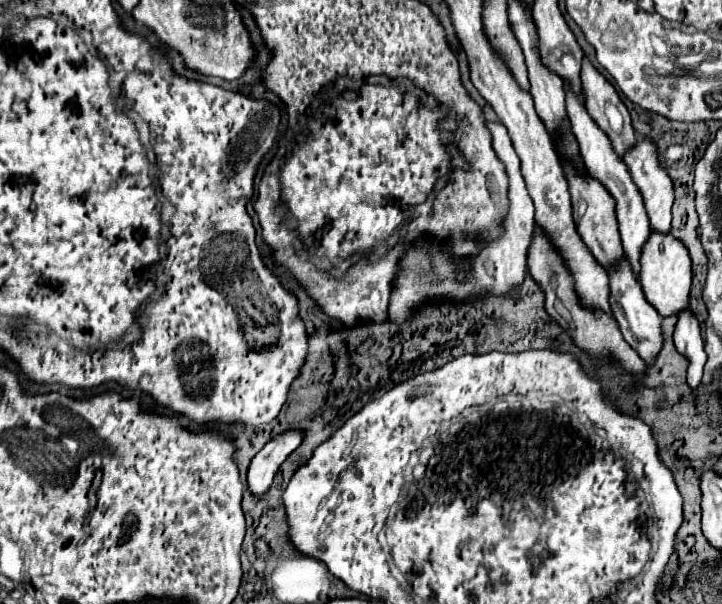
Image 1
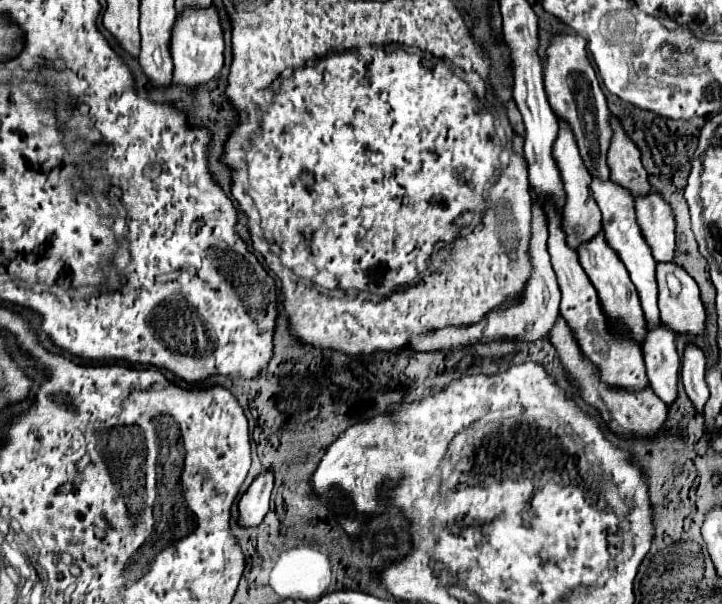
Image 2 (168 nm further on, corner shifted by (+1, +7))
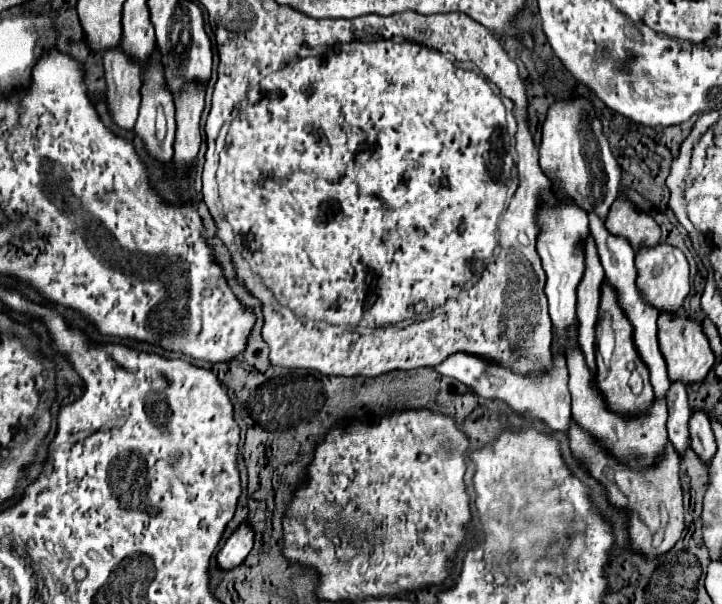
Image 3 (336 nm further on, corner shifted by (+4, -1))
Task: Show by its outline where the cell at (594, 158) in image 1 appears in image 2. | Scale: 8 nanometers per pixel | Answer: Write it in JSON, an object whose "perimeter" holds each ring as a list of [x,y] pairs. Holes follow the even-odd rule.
{"perimeter":[[[598,178],[592,180],[592,194],[594,200],[602,212],[602,228],[604,228],[604,240],[608,240],[608,246],[618,254],[618,258],[624,262],[624,266],[630,272],[630,278],[638,290],[644,318],[648,320],[650,328],[660,326],[660,312],[658,312],[658,284],[656,284],[656,260],[652,258],[648,244],[640,232],[640,226],[636,224],[636,212],[634,212],[634,198],[628,194],[628,190],[618,188],[614,182],[600,182]]]}

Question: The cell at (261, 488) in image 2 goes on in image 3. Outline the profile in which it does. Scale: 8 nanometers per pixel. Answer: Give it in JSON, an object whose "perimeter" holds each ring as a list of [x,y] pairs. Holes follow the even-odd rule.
{"perimeter":[[[243,520],[235,530],[233,534],[229,536],[229,540],[225,542],[223,550],[217,554],[217,562],[221,568],[229,570],[237,564],[241,564],[245,560],[245,556],[251,552],[251,546],[253,546],[253,528],[247,524],[247,520]]]}

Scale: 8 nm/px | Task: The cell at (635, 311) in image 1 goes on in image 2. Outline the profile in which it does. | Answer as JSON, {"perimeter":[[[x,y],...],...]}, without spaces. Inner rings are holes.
{"perimeter":[[[660,326],[658,330],[648,330],[642,344],[652,390],[660,396],[660,400],[664,400],[666,406],[672,406],[678,398],[678,372],[682,366],[674,338],[674,332]]]}

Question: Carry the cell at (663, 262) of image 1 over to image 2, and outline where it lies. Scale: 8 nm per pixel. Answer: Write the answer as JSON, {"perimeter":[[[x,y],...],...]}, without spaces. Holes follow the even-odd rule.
{"perimeter":[[[658,264],[658,306],[660,306],[660,318],[662,324],[676,332],[676,334],[688,334],[688,336],[700,336],[704,332],[706,324],[706,310],[700,300],[698,284],[694,282],[688,272],[676,264]],[[674,274],[682,282],[682,294],[678,298],[670,296],[666,276]]]}

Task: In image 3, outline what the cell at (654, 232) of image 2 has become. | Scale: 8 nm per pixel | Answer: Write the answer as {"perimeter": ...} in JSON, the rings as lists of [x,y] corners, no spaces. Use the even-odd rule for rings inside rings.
{"perimeter":[[[657,244],[657,246],[641,246],[637,250],[637,286],[641,288],[645,300],[655,304],[659,310],[677,312],[683,298],[689,294],[689,264],[685,254],[681,254],[679,248],[669,244]]]}

